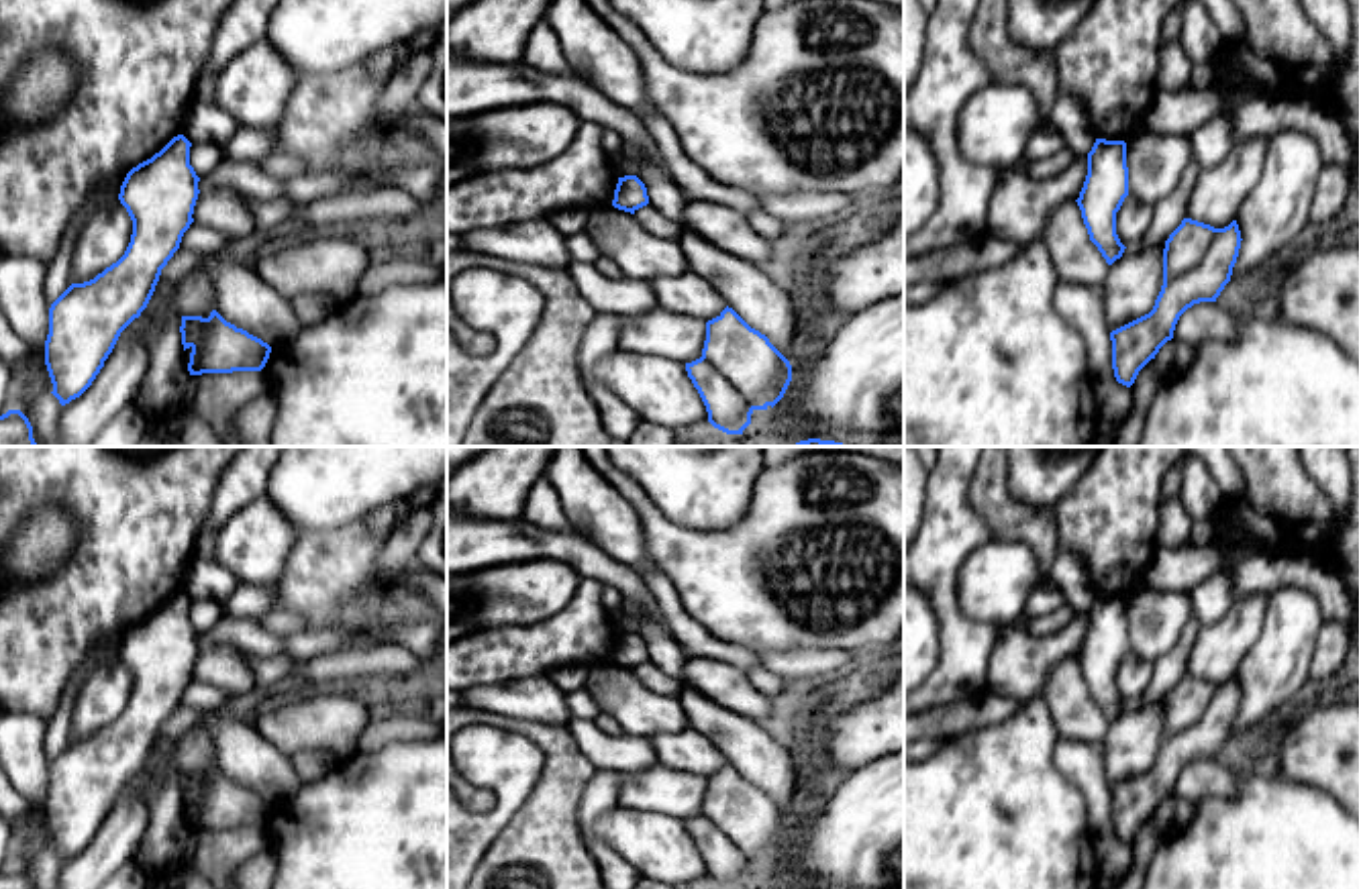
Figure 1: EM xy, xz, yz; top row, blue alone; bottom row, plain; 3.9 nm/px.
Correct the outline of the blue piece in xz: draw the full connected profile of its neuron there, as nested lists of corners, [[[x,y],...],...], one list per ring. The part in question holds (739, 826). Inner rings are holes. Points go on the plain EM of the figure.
[[[733,765],[706,779],[702,814],[686,820],[708,879],[743,889],[755,867],[773,865],[792,838],[790,818]]]

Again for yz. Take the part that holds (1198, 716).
[[[1184,675],[1163,705],[1163,742],[1149,771],[1110,789],[1112,826],[1130,844],[1139,828],[1173,795],[1179,773],[1200,759],[1216,759],[1230,738],[1241,705],[1237,677],[1224,685]]]

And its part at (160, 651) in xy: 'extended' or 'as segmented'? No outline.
as segmented

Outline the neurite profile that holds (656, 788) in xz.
[[[659,761],[620,773],[618,801],[626,809],[655,812],[686,822],[702,814],[704,797],[706,779],[669,769]]]

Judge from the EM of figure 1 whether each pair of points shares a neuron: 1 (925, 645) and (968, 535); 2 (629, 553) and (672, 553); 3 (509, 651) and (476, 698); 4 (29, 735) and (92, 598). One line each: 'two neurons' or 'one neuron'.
1: two neurons
2: two neurons
3: two neurons
4: two neurons

